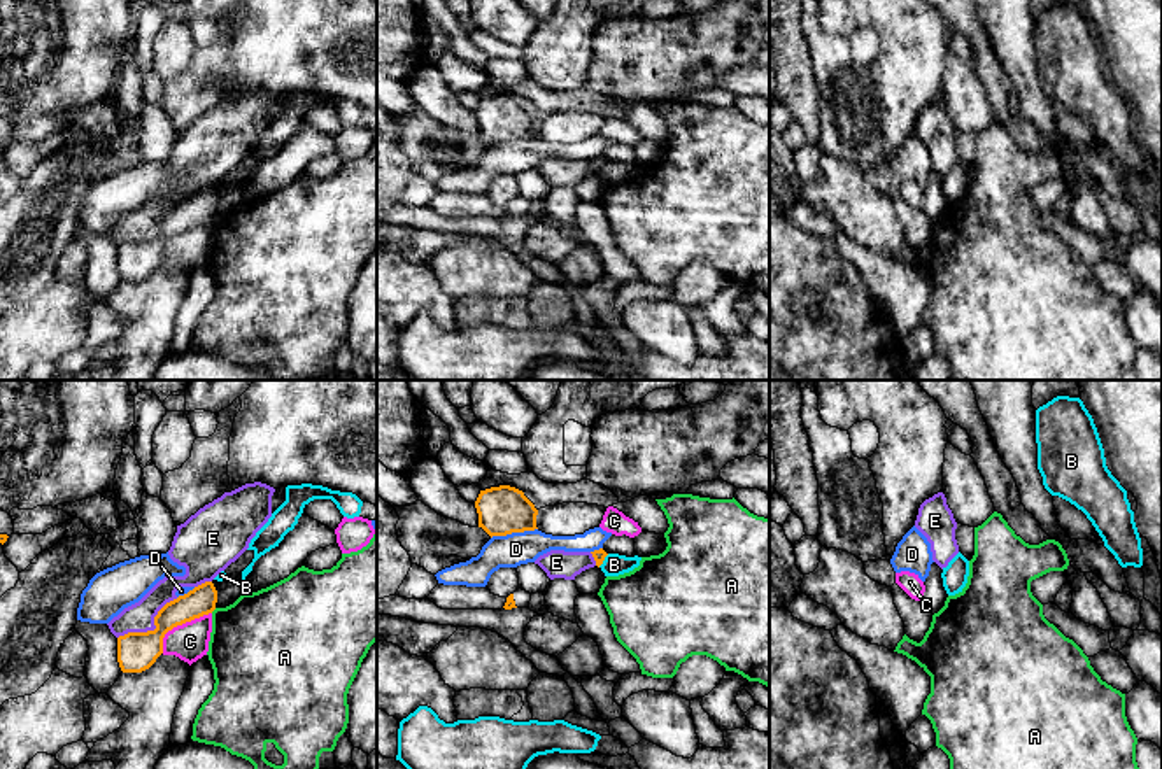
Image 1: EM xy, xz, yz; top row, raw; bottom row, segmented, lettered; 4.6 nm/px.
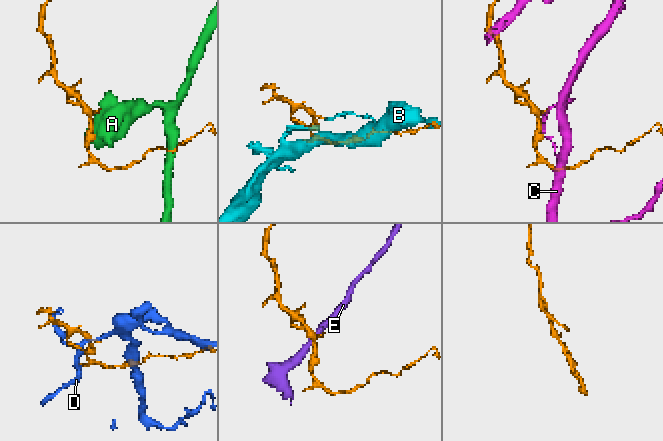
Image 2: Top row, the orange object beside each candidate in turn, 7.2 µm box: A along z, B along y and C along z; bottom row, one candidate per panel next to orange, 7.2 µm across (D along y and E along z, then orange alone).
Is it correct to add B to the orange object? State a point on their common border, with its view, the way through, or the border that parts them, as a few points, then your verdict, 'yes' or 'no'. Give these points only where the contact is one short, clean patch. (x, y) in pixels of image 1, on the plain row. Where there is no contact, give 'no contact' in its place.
xz (603, 167) | along xz (609, 162), (598, 174) | no

